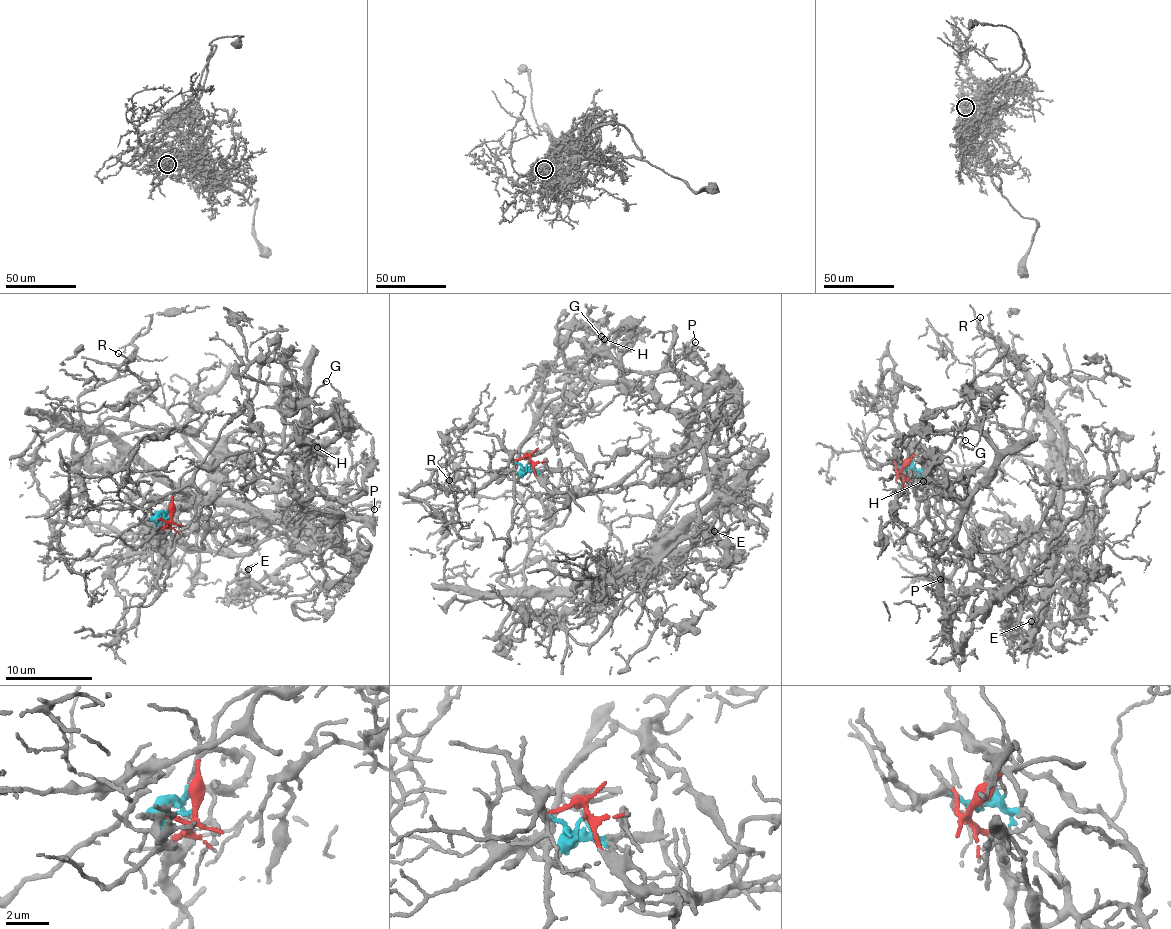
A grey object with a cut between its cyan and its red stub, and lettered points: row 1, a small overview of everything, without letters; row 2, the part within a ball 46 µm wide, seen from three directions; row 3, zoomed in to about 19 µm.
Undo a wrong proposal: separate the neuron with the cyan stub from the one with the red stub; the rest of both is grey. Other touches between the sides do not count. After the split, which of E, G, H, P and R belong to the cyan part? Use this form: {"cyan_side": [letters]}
{"cyan_side": ["E", "P", "R"]}

